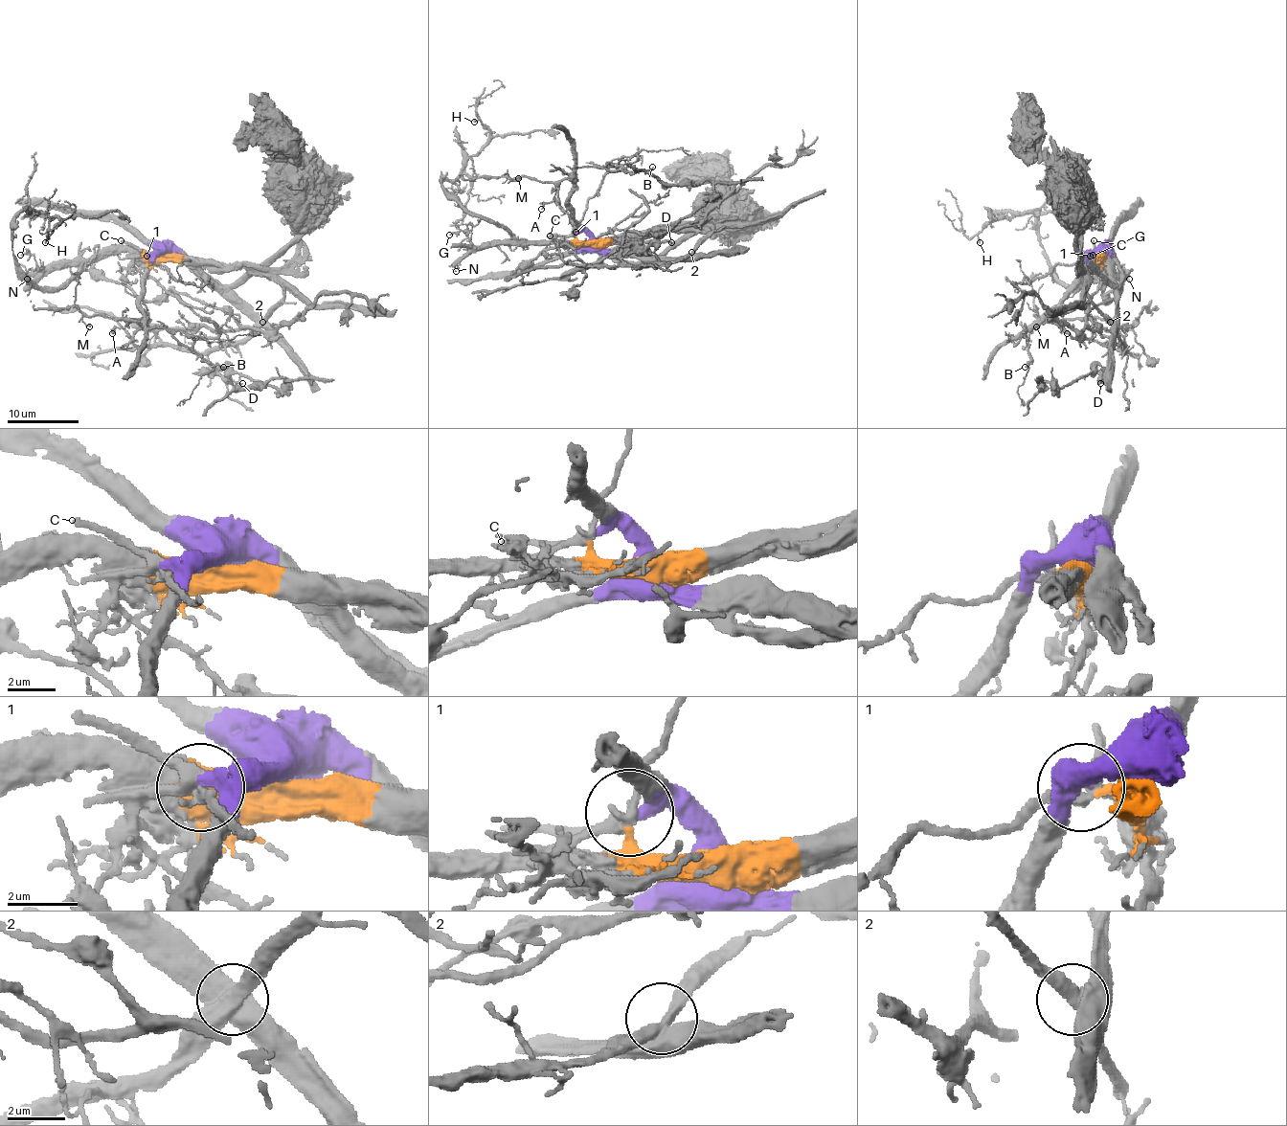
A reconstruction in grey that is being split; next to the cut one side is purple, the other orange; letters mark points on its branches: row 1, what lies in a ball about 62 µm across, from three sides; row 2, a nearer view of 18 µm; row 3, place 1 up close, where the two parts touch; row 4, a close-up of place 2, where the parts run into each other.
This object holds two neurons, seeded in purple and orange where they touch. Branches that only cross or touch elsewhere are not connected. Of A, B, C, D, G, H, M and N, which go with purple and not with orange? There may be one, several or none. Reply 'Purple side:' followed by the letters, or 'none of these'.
Purple side: A, B, C, M

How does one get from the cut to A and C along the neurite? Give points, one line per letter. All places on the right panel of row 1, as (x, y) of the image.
A: (1099, 254), (1092, 254), (1087, 258), (1079, 282), (1037, 322), (1056, 322), (1067, 334)
C: (1099, 254), (1090, 256), (1094, 241)

